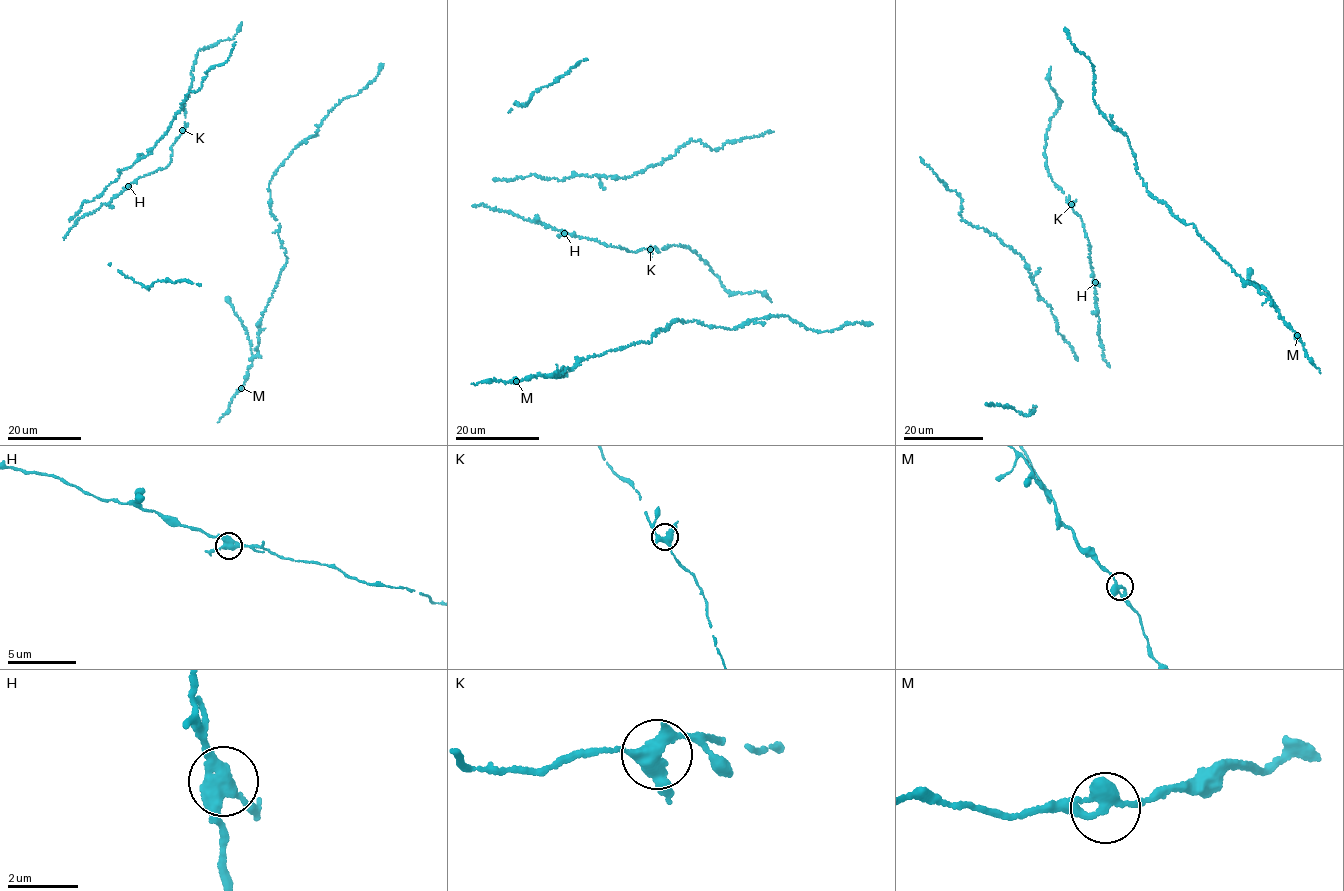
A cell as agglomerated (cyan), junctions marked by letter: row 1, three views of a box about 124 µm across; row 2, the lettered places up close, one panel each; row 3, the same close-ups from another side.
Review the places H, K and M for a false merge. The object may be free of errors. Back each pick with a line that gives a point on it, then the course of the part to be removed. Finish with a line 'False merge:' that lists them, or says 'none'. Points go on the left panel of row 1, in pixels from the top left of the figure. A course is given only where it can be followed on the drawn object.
H: at (128, 186)
False merge: H

